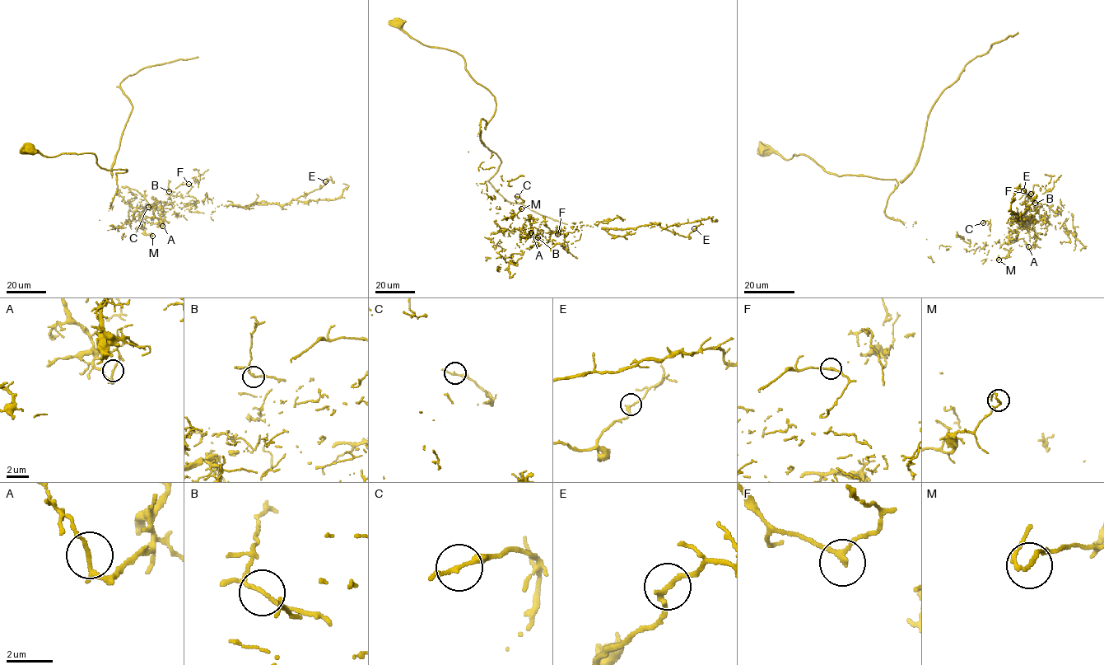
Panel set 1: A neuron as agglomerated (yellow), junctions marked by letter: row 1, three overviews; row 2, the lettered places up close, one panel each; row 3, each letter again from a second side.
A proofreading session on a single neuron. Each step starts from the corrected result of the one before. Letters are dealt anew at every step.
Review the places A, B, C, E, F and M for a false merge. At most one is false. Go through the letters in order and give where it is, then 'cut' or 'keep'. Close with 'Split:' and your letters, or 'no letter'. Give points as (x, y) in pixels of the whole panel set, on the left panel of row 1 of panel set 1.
A: at (162, 226); keep
B: at (169, 191); keep
C: at (148, 207); keep
E: at (325, 181); keep
F: at (188, 184); keep
M: at (152, 236); cut
Split: M

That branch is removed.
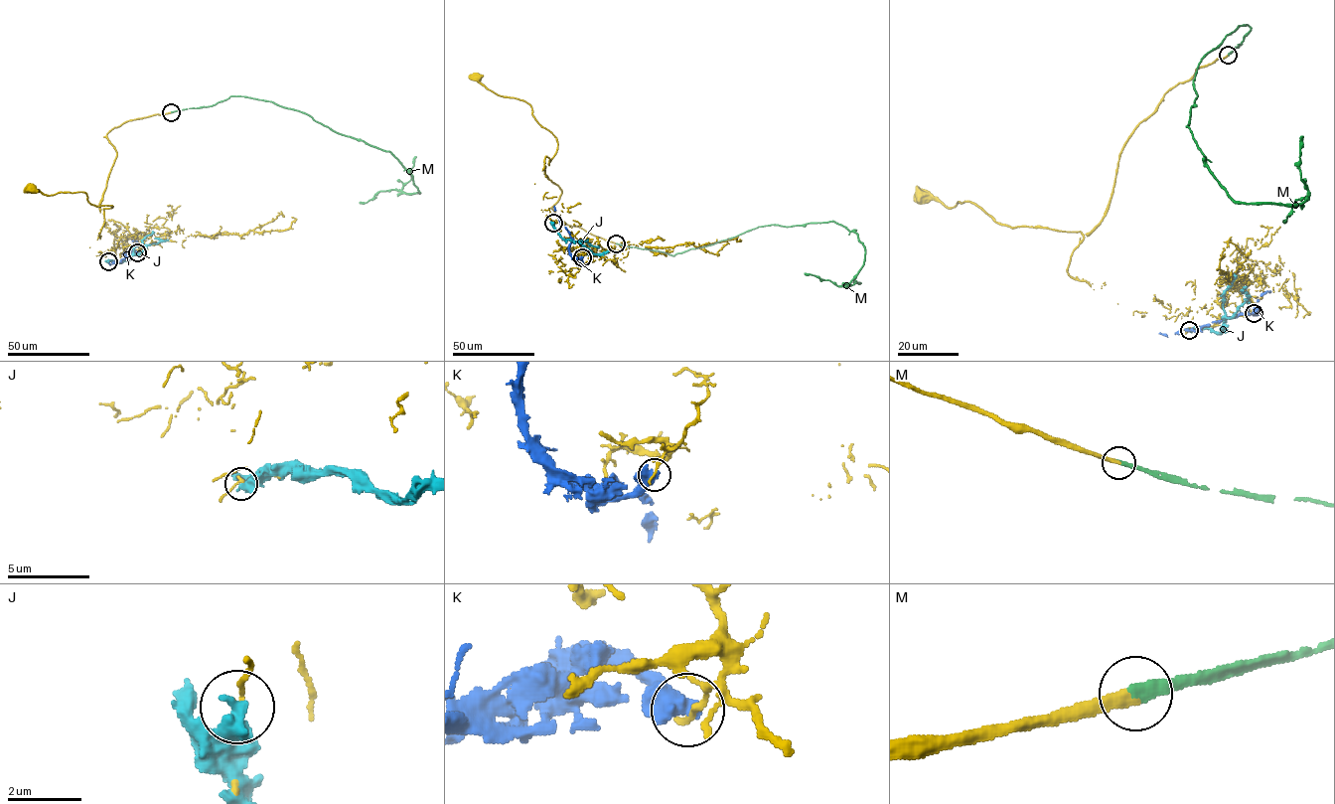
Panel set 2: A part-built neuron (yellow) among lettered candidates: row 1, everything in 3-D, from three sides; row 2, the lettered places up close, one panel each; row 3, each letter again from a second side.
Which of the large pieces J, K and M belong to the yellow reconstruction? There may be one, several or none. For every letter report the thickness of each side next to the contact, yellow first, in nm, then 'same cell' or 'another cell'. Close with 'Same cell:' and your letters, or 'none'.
J: calibres 180 and 600 nm; another cell
K: calibres 170 and 650 nm; another cell
M: calibres 280 and 300 nm; same cell
Same cell: M

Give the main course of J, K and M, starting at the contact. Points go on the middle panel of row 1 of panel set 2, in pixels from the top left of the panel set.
J: (553, 223), (555, 231), (562, 238), (580, 242), (594, 253), (606, 252), (599, 253)
K: (582, 257), (576, 259), (569, 252), (571, 237), (559, 220), (554, 206)
M: (617, 243), (672, 255), (759, 227), (833, 221), (854, 231), (864, 247), (864, 263), (846, 285), (804, 273)

